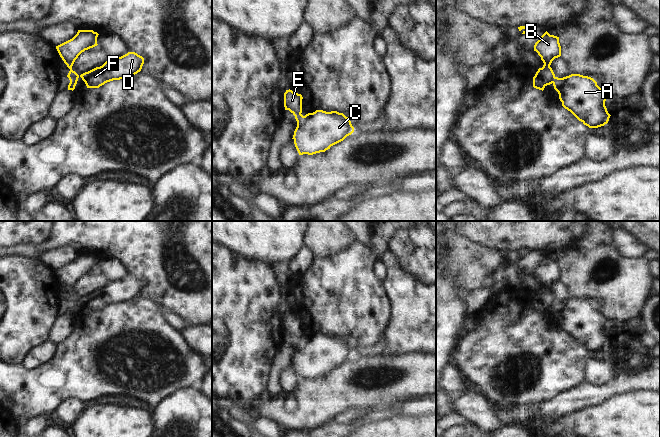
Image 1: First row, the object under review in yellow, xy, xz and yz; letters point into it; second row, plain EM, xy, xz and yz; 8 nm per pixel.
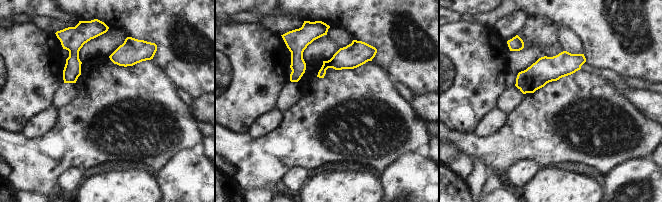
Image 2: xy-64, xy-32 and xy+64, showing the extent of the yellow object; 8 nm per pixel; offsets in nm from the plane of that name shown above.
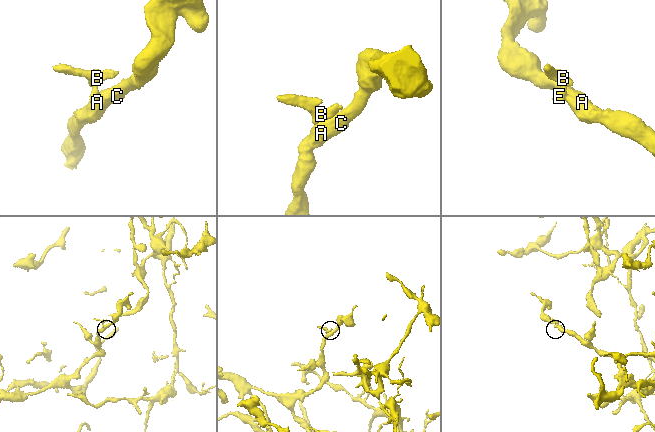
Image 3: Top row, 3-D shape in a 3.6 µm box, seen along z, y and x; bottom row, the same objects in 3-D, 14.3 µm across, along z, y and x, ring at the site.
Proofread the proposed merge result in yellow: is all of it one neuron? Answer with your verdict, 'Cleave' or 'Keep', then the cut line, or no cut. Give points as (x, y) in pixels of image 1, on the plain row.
Cleave. Split along xz (300, 337), (295, 341).

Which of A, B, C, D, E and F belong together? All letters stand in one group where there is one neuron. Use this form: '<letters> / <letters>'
A C D F / B E

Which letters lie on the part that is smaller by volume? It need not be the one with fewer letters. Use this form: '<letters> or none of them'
B, E

